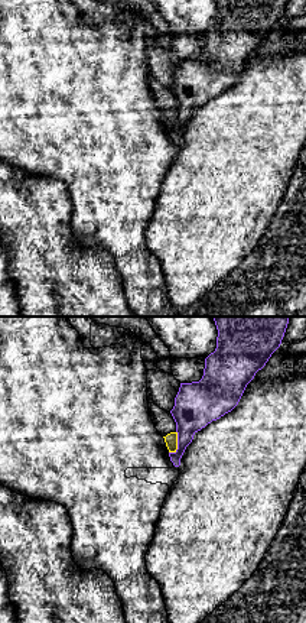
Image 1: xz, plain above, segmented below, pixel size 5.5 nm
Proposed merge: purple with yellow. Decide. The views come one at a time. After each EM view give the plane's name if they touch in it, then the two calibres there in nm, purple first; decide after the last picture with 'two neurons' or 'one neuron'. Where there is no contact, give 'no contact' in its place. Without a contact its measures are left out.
meets purple in xz; 240 nm thick on the purple side, 70 nm on the other

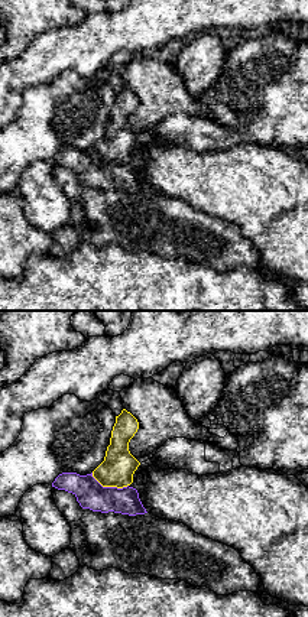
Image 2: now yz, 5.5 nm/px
meets purple in yz; 160 nm thick on the purple side, 190 nm on the other

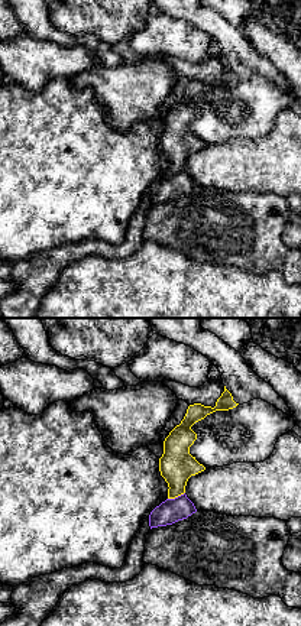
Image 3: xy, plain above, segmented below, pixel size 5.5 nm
meets purple in xy; 140 nm thick on the purple side, 190 nm on the other

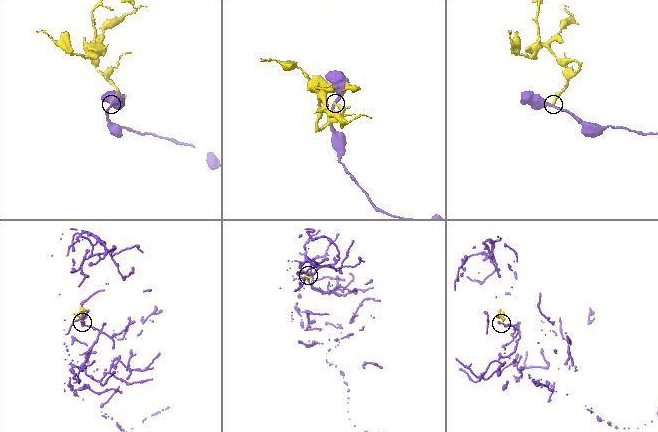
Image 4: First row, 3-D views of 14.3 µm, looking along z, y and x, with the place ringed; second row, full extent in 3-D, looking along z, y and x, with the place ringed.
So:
two neurons

